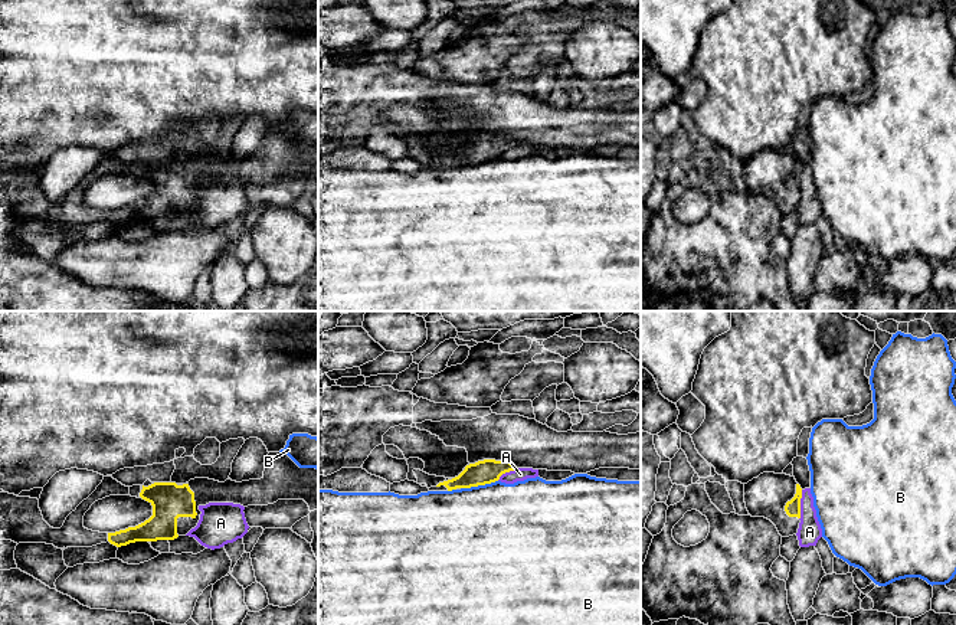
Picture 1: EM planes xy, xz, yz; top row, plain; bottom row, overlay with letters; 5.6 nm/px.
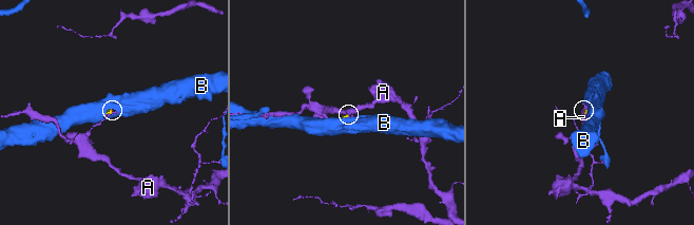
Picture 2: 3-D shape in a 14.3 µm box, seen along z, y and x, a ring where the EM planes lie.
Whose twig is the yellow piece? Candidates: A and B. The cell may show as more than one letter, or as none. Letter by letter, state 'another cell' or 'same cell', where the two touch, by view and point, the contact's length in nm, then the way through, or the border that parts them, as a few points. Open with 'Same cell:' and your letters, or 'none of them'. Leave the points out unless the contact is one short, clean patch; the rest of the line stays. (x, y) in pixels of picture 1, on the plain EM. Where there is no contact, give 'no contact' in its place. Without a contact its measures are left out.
Same cell: none of them
A: another cell | yz (799, 182) | 170 nm | along yz (802, 167), (799, 196)
B: another cell | xz (478, 162) | 220 nm | along xz (497, 157), (488, 162), (461, 166)

